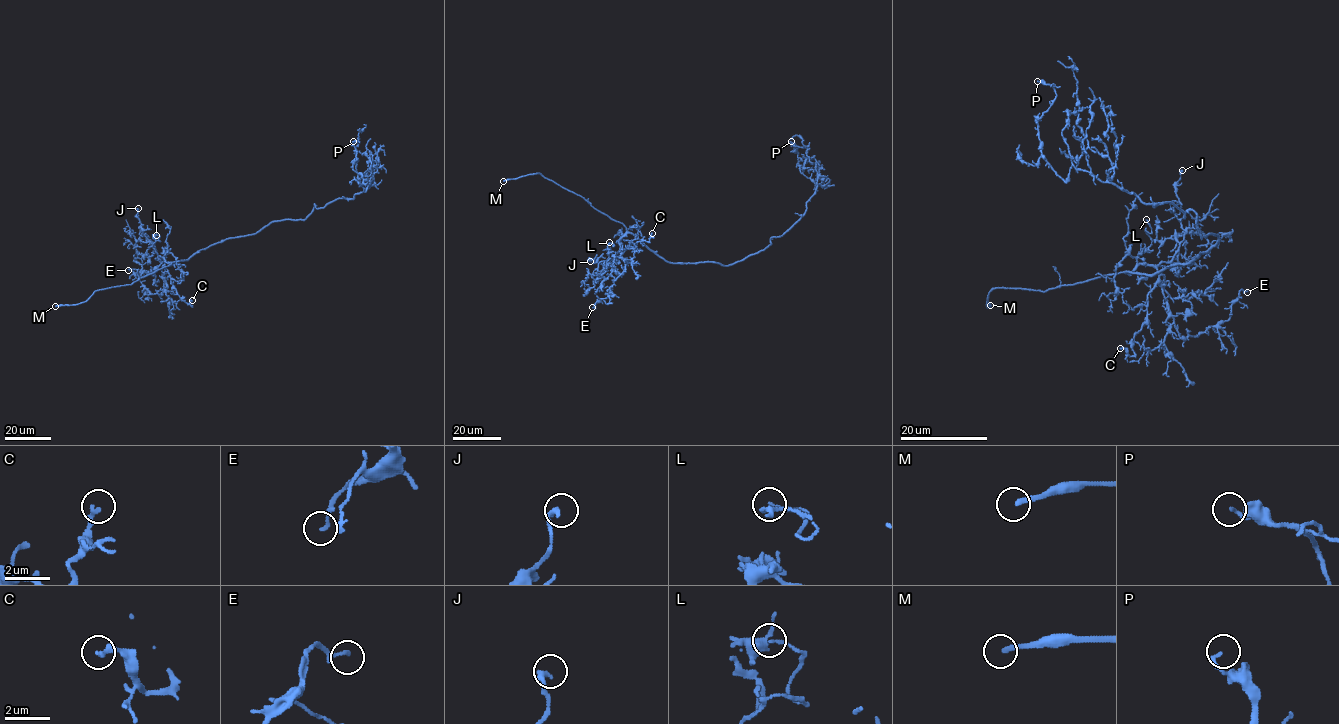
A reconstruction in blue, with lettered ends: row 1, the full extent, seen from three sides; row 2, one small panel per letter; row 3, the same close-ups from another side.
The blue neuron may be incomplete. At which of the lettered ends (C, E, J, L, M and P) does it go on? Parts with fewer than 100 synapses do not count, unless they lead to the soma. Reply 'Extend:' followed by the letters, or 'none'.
Extend: M

